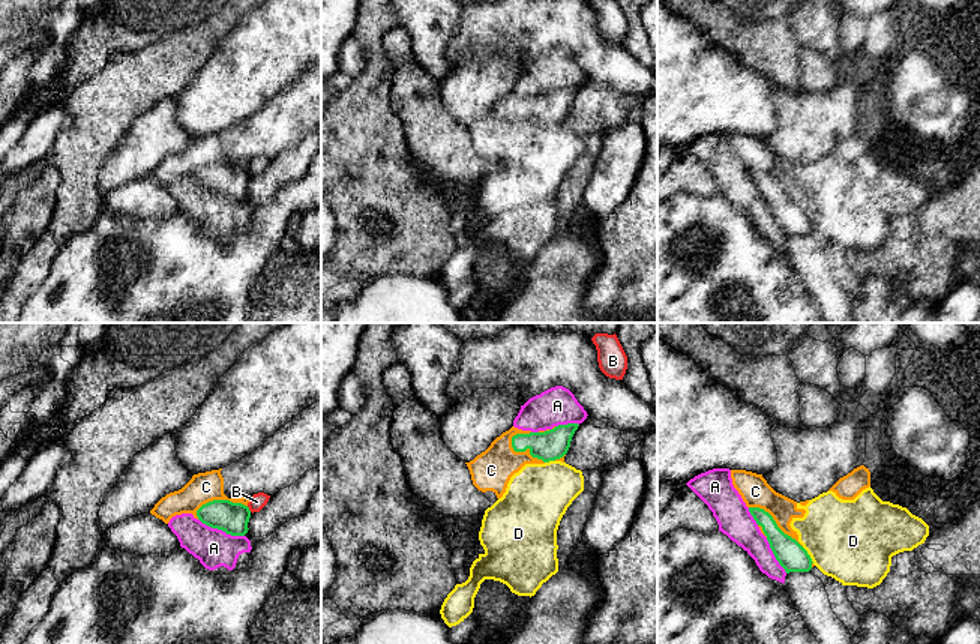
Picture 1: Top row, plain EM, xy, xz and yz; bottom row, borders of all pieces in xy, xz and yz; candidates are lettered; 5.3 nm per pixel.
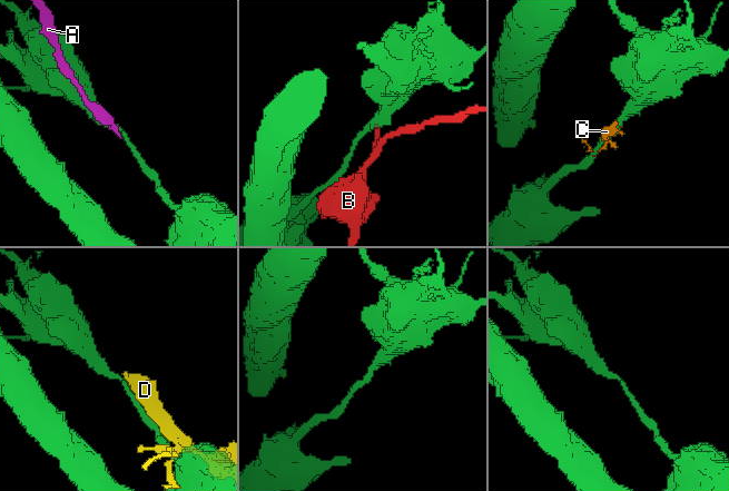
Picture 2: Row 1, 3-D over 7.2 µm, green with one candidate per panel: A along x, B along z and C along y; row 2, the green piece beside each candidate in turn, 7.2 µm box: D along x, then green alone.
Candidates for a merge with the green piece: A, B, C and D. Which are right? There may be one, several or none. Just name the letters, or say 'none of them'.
none of them

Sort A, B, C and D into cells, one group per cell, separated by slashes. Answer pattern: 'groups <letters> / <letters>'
groups A / B / C D

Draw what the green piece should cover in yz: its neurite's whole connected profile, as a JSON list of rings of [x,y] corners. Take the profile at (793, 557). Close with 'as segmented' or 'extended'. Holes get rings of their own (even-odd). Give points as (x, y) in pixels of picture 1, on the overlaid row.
[[[749,507],[749,512],[756,524],[762,527],[776,560],[786,573],[812,569],[813,561],[807,551],[795,539],[785,534],[768,512],[759,507]]]; as segmented

